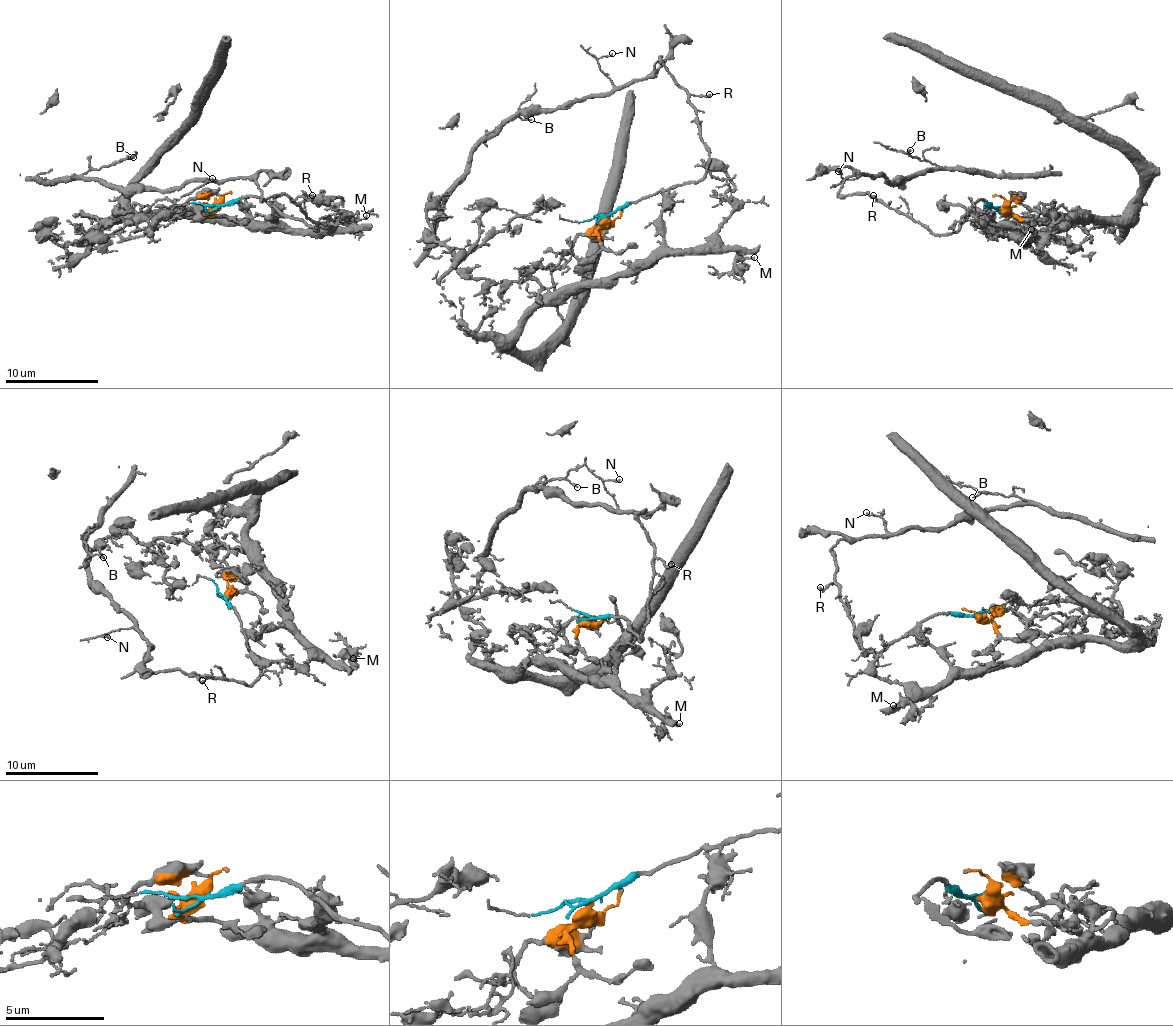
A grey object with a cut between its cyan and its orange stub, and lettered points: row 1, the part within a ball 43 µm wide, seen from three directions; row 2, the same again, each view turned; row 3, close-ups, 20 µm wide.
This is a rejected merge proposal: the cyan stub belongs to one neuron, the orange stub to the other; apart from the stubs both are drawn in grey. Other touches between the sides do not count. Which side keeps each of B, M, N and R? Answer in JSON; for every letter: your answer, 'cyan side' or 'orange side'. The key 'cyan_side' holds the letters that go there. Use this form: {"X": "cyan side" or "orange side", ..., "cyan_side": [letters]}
{"B": "cyan side", "M": "orange side", "N": "cyan side", "R": "cyan side", "cyan_side": ["B", "N", "R"]}

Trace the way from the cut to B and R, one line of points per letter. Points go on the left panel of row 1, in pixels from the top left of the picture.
B: (216, 207), (259, 197), (317, 228), (284, 194), (261, 196), (253, 179), (122, 190), (86, 174), (134, 157)
R: (216, 207), (259, 197), (314, 229), (317, 228), (291, 201), (312, 194)

